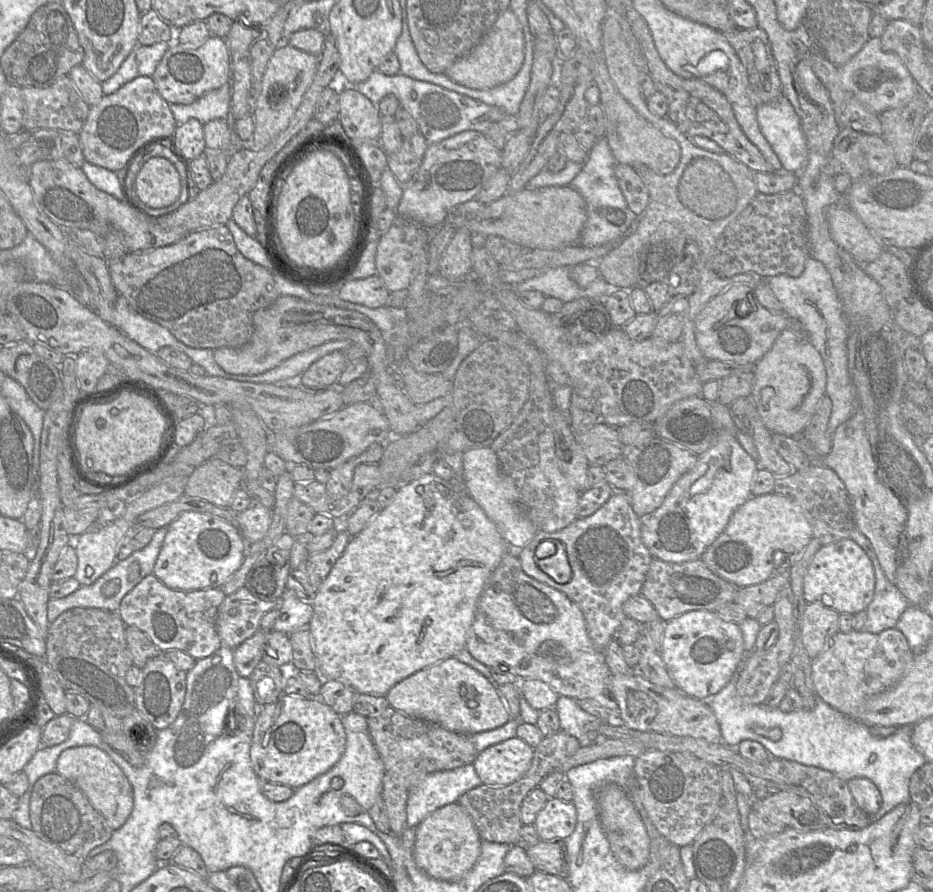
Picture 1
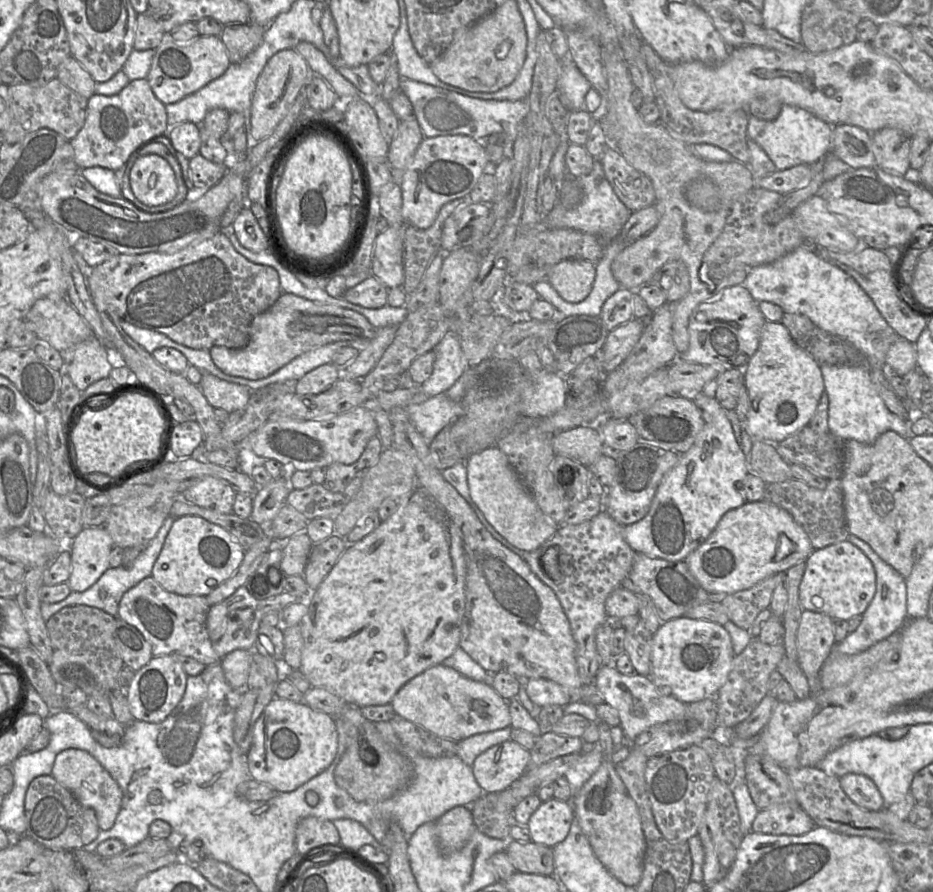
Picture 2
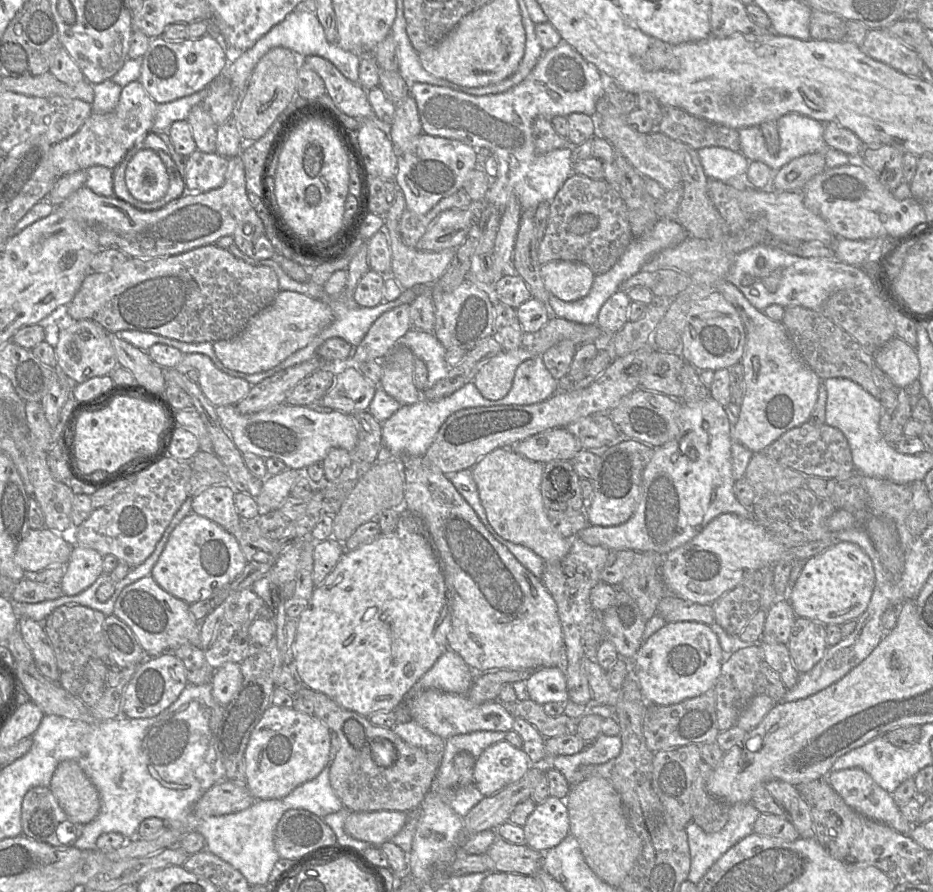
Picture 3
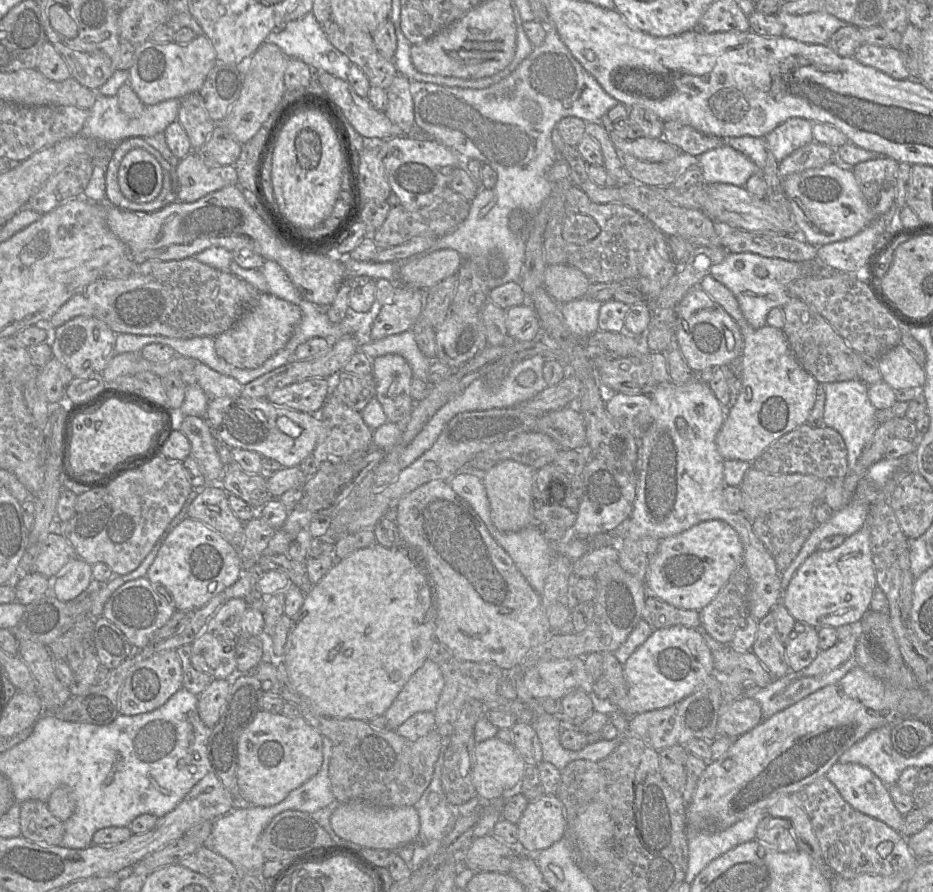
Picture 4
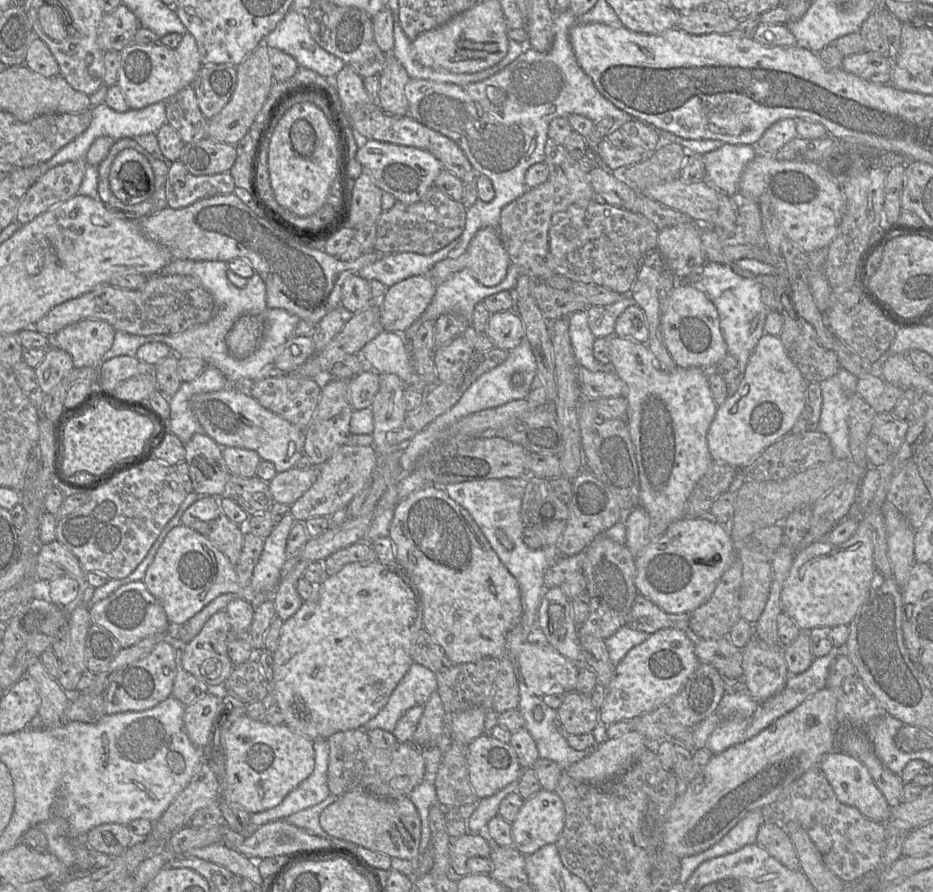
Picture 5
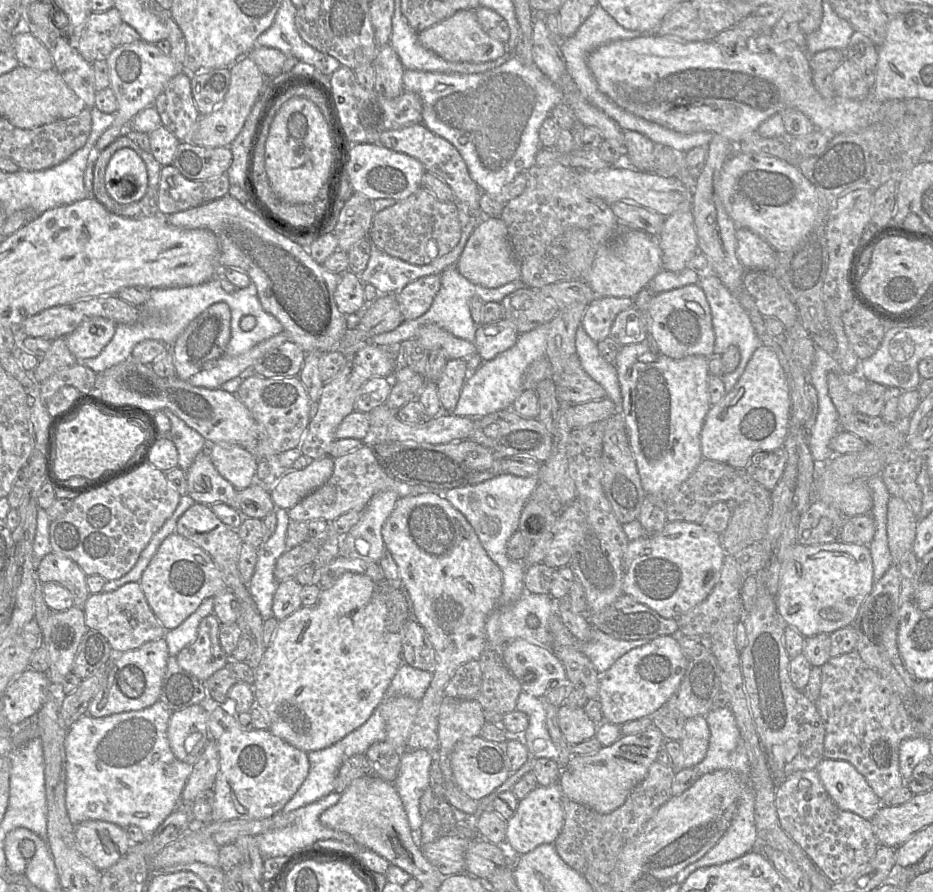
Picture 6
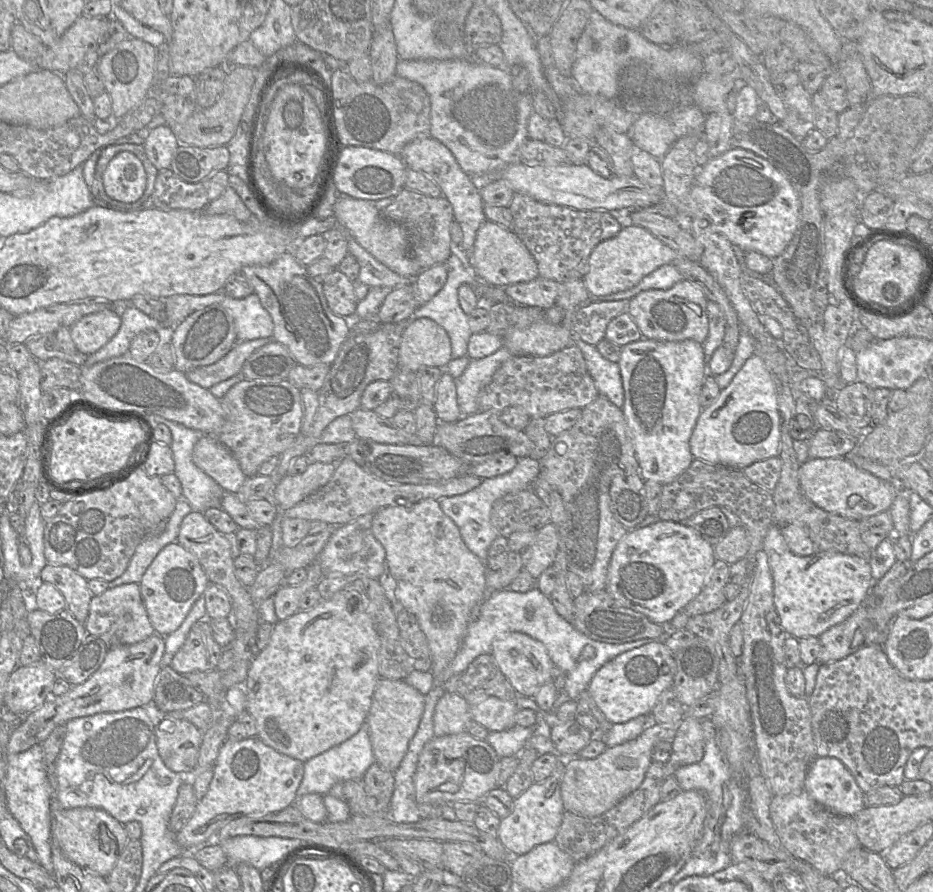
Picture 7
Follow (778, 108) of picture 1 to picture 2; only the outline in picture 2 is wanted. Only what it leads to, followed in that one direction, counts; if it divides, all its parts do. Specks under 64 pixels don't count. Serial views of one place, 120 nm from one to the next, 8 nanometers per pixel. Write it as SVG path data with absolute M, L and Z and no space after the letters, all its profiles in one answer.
M783 105L779 116L773 121L749 116L747 137L766 152L777 170L800 164L812 165L830 153L832 148L832 126L808 111L790 105Z

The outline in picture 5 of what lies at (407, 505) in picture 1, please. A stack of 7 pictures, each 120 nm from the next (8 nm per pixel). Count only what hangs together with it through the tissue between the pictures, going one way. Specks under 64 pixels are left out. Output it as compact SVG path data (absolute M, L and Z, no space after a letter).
M378 560L371 563L349 563L338 573L332 576L325 576L318 585L318 588L318 600L304 601L299 610L283 623L277 649L272 653L274 673L273 680L270 684L269 698L279 706L284 716L285 725L313 741L317 739L328 739L337 732L362 728L383 709L394 689L413 664L412 646L417 638L418 632L424 629L423 605L420 594L416 586L397 564L395 566L388 566Z

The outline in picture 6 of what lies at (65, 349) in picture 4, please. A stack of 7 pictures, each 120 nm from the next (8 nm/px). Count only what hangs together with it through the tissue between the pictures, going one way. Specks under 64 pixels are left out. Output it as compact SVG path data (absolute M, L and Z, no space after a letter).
M103 317L85 319L65 337L67 347L78 361L95 358L113 338L116 325Z

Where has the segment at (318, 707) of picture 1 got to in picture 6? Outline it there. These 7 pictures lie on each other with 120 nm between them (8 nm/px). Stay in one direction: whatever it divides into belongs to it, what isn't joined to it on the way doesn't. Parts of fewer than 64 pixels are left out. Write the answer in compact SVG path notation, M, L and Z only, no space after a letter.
M201 703L209 713L208 731L217 743L219 753L219 771L214 783L214 802L212 821L233 819L263 819L282 811L283 807L295 795L309 773L308 753L290 745L275 736L268 729L245 730L237 721L237 716L225 712L218 703Z

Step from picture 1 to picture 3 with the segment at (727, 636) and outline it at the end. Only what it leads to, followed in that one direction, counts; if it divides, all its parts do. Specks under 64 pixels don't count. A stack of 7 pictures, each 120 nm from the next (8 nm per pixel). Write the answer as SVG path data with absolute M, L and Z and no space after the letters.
M671 622L644 641L629 663L647 704L668 706L712 691L725 657L719 639L709 625Z

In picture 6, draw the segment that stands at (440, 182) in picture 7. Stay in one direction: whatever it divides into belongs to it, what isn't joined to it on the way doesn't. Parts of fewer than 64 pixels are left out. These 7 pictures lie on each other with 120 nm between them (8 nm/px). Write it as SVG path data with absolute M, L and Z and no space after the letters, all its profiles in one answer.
M419 123L384 131L380 134L377 143L392 151L405 153L417 159L426 172L434 174L451 188L457 204L465 204L471 216L479 215L479 200L482 191L471 178L467 165L458 150L446 139L431 132L424 124Z

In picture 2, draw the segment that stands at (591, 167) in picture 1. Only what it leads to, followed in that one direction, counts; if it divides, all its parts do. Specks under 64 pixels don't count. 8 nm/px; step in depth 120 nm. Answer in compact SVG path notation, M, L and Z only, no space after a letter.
M595 158L593 169L588 175L576 177L576 180L583 191L581 202L569 209L557 202L553 210L544 217L542 228L579 230L597 236L604 243L609 243L618 237L632 212L626 208L615 194L605 177L599 158Z

